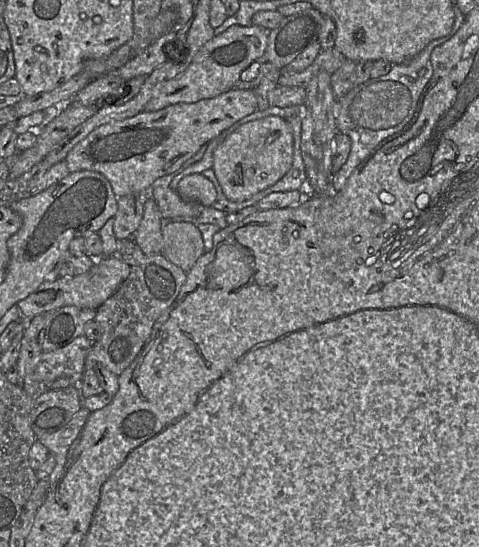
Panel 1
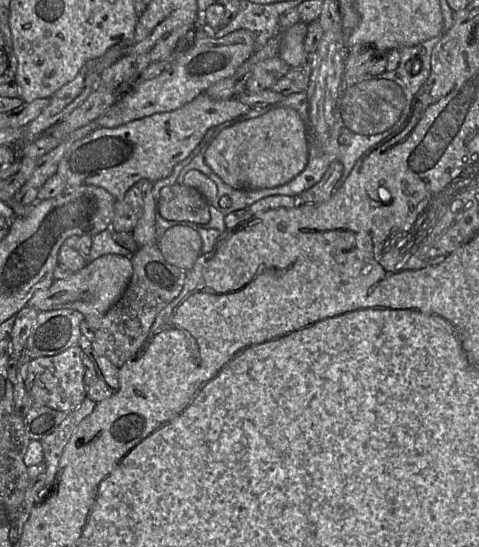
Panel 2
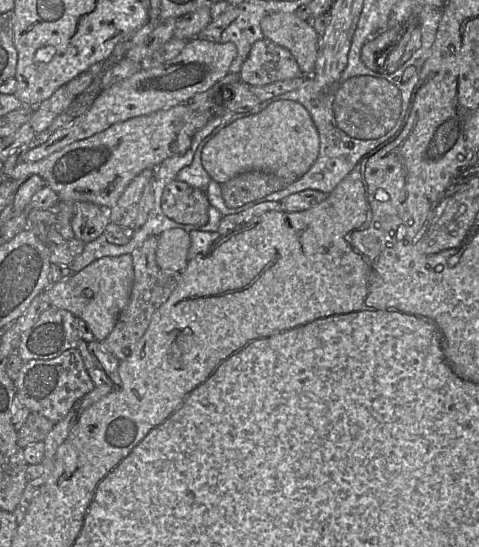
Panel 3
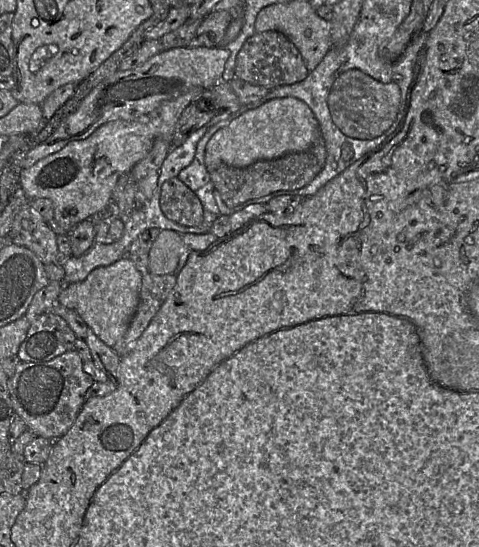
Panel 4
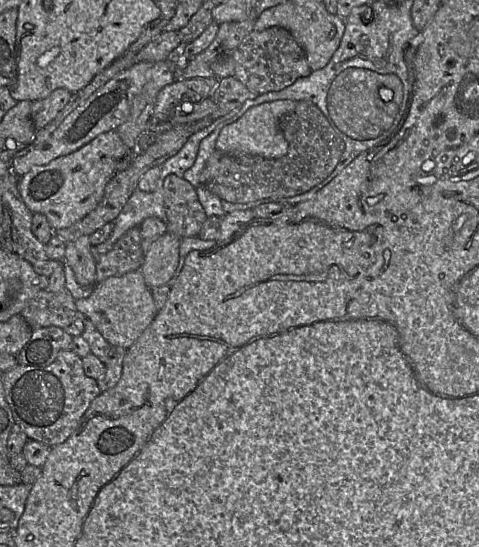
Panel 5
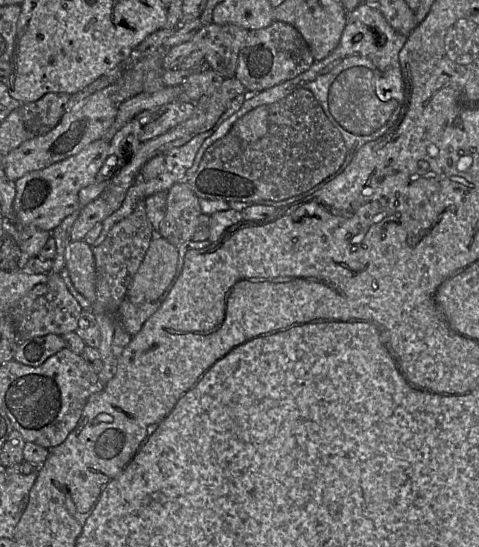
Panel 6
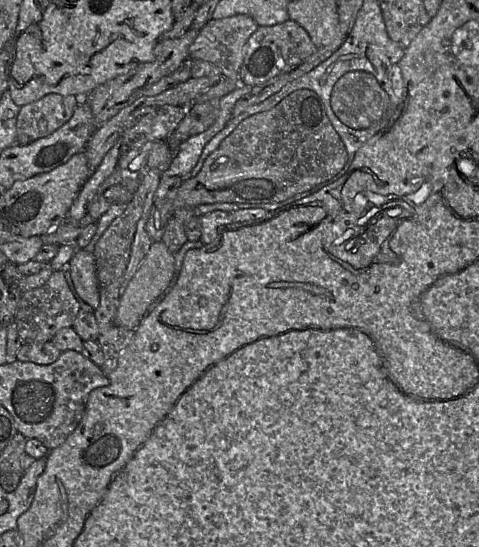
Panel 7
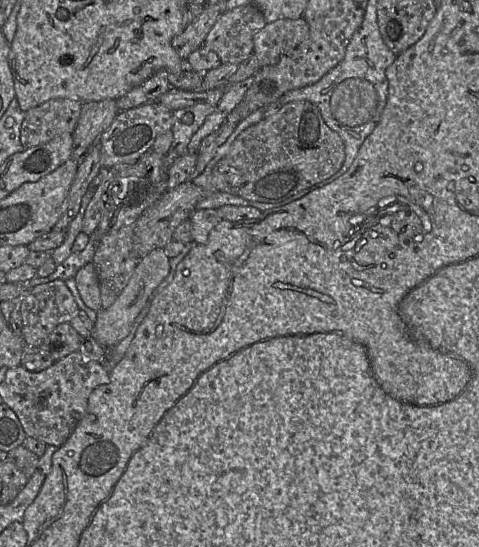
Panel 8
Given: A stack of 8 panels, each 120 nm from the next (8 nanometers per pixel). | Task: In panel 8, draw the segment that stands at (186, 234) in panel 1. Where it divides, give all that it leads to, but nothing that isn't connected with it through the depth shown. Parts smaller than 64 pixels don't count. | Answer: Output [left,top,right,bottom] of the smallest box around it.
[91,248,170,351]

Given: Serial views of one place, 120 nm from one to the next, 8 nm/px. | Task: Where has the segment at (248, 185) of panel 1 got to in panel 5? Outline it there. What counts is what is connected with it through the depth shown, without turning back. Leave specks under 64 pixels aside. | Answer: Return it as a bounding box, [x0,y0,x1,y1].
[216,99,297,158]

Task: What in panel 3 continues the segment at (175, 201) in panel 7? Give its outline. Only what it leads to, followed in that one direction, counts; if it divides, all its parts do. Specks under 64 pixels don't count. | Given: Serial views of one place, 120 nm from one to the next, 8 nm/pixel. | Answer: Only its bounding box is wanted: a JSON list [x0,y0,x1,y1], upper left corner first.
[221,171,289,208]

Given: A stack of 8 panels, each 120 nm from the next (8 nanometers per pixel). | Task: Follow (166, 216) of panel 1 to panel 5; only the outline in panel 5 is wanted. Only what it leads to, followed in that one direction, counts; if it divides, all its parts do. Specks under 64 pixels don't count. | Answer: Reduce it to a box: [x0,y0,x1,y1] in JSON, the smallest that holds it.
[164,174,207,239]

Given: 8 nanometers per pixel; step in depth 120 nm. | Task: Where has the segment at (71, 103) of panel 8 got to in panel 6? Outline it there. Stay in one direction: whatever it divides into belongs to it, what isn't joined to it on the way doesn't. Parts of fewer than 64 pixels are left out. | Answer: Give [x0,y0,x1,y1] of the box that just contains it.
[21,93,70,137]

